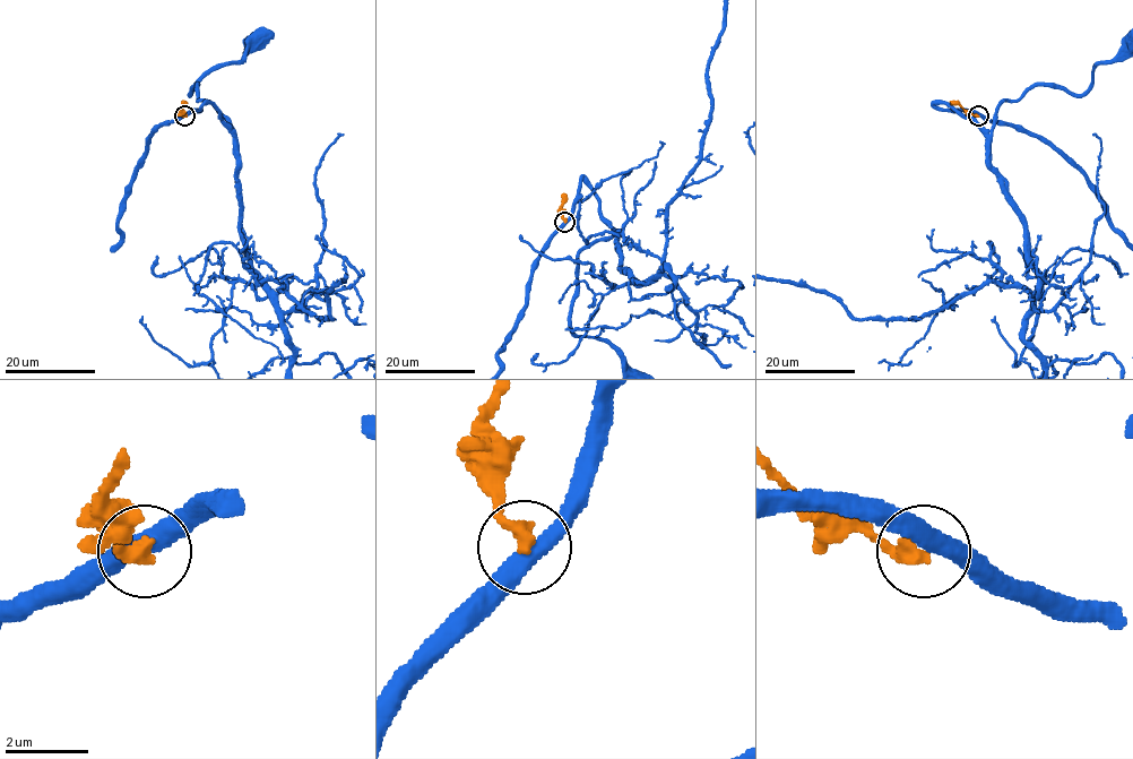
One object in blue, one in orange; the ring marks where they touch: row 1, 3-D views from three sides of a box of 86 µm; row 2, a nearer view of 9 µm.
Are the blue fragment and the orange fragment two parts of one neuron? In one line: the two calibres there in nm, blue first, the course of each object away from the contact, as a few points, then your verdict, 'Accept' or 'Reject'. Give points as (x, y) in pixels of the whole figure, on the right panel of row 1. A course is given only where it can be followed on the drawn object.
Thickness 440 nm (blue) against 340 nm. Course of blue: (978, 115), (932, 104), (970, 117), (989, 136), (1006, 100), (1036, 85), (1082, 94), (1092, 69). Course of orange: (978, 115), (950, 101). Reject

